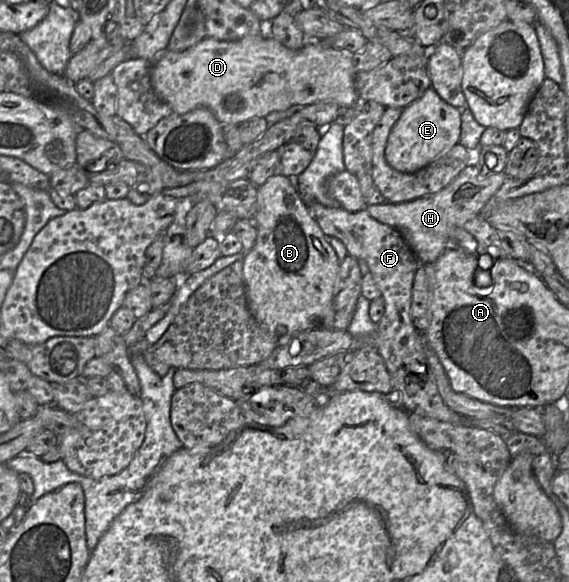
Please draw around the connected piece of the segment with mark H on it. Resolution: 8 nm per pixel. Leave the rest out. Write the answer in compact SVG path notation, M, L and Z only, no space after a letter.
M472 162L446 188L435 195L401 204L384 203L365 209L374 220L388 225L402 235L420 265L431 264L450 245L451 230L479 216L482 208L508 179L504 172L483 174Z

